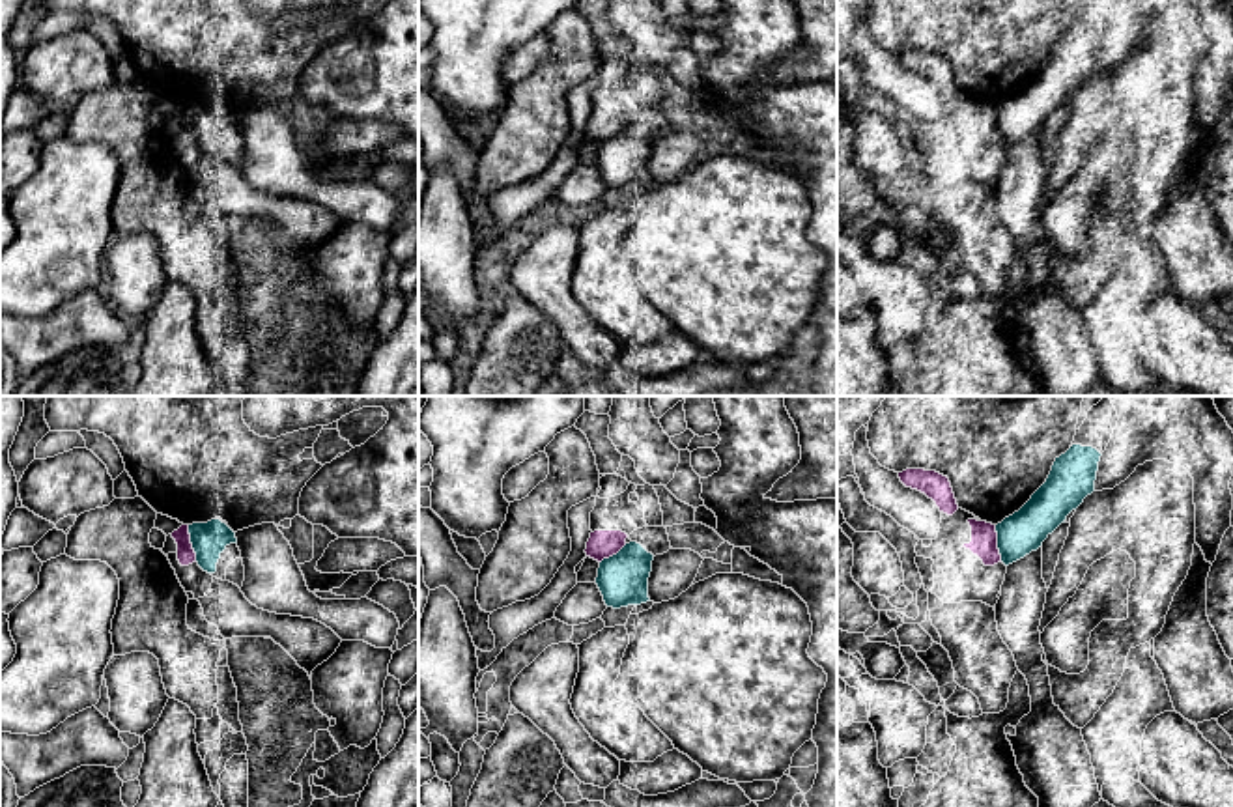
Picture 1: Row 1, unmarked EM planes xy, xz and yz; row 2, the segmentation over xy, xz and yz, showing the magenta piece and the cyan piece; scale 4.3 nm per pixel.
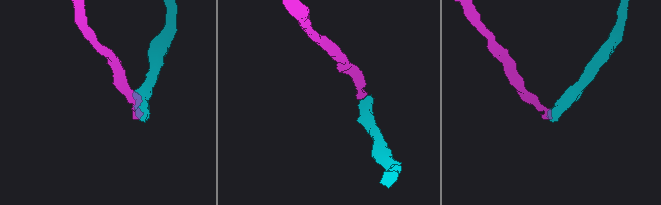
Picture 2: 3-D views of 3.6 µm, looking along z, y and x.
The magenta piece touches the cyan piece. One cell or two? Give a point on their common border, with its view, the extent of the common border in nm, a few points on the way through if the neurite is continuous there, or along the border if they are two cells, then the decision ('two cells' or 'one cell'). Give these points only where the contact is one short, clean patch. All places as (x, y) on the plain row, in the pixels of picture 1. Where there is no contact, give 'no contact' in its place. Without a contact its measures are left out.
contact xy (191, 126); length 170 nm; two cells

